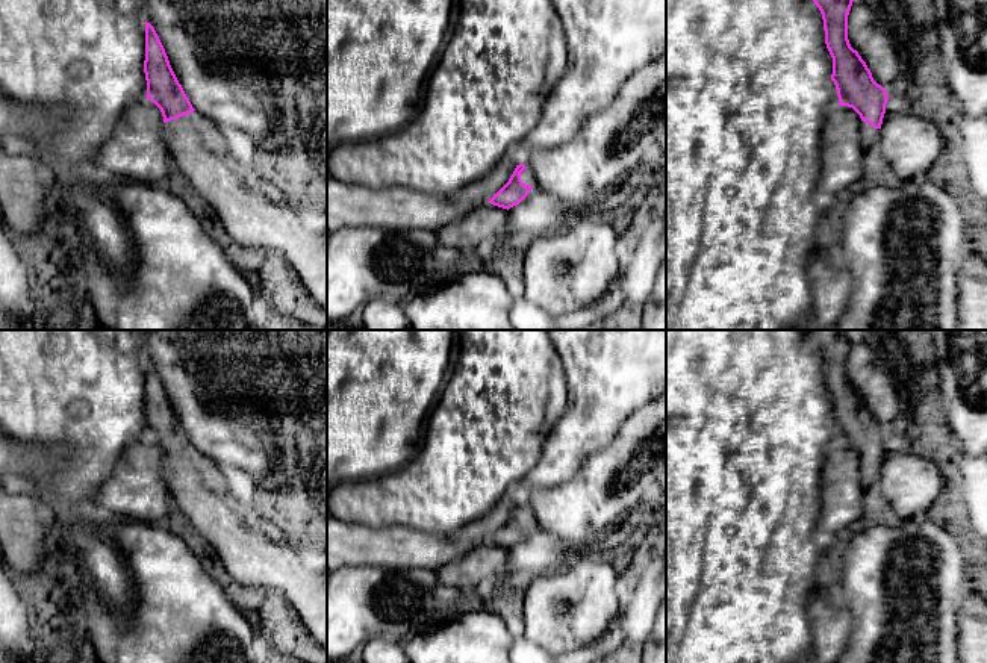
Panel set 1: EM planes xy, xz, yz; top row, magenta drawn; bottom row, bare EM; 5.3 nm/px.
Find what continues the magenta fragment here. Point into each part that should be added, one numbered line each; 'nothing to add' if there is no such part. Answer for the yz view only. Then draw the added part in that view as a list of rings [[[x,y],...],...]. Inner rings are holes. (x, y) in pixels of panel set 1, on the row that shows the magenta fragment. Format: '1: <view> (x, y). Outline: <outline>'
1: yz (869, 135). Outline: [[[860,118],[860,138],[863,148],[870,154],[875,153],[876,141],[880,138],[881,129],[873,129],[869,123]]]

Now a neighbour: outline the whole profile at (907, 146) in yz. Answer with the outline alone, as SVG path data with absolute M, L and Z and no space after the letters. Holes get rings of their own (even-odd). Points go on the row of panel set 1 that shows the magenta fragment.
M898 104L886 110L873 154L892 182L905 182L928 171L940 150L936 123L911 117Z

